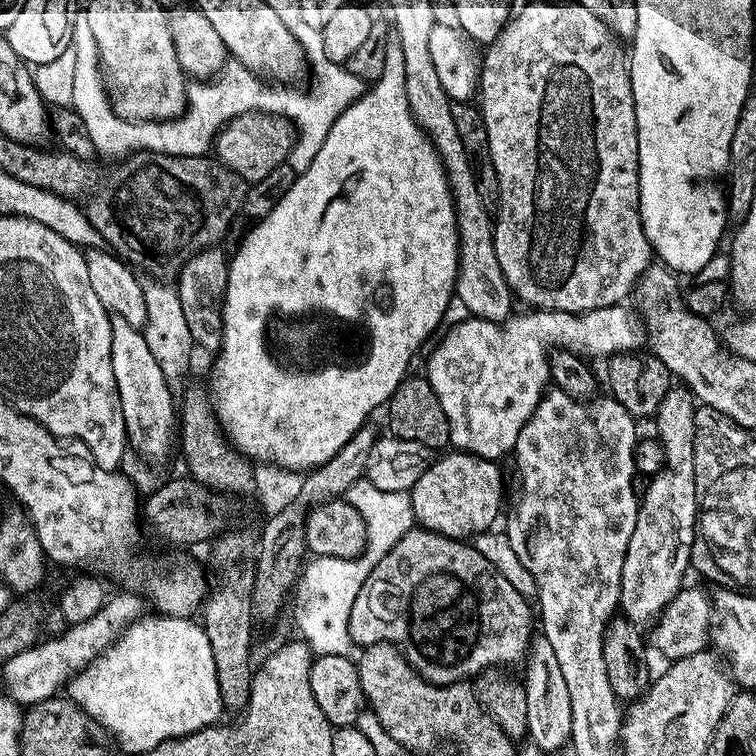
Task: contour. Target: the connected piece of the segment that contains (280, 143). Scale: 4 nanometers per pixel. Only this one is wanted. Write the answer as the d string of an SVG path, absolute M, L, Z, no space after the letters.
M248 112L234 117L215 135L214 156L249 185L257 184L270 170L285 163L296 143L297 130L286 117L264 112Z

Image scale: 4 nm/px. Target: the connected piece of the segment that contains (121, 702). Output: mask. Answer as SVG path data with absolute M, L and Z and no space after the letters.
M146 614L140 619L129 624L127 628L121 632L120 637L109 646L94 662L90 662L84 669L73 676L67 685L67 695L75 701L79 708L82 708L87 716L92 719L105 733L108 732L112 736L116 736L116 740L128 752L140 752L140 754L148 753L151 748L158 746L167 740L173 740L179 736L188 736L192 732L197 732L203 728L217 723L221 719L220 712L225 711L224 703L220 701L220 690L218 688L218 674L214 664L214 650L210 648L210 638L206 636L206 630L203 623L197 622L195 619L187 616L166 616L163 614Z

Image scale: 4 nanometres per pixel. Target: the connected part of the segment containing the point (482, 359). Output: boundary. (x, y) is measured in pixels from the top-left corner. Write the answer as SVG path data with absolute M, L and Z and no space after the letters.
M623 303L611 304L608 308L599 308L598 310L590 310L589 312L553 312L551 310L528 310L525 316L513 314L504 321L503 324L495 324L489 320L477 320L475 318L464 318L461 324L456 324L444 337L440 340L440 345L432 352L432 357L428 360L428 372L426 371L426 379L430 382L430 386L434 390L434 394L438 394L438 402L442 402L442 410L446 414L446 422L448 423L448 439L453 449L461 452L469 452L471 456L481 456L487 460L497 462L503 461L503 456L513 451L516 446L516 439L522 430L522 426L534 414L534 410L538 406L538 402L544 399L544 393L550 384L549 377L549 355L550 350L568 349L571 352L579 353L584 358L590 356L601 356L607 358L615 356L618 352L630 352L639 349L645 343L646 333L643 323L635 315L624 309Z

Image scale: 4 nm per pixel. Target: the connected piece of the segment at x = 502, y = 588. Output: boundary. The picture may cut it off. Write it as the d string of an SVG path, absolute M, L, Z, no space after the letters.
M416 526L397 542L397 545L382 558L382 562L378 563L378 566L374 566L370 570L369 577L366 578L365 585L359 590L357 598L354 599L353 609L350 610L349 636L353 645L356 646L395 644L398 651L406 658L406 662L410 662L410 666L423 680L429 680L431 684L441 686L458 684L471 681L480 673L487 672L489 668L508 666L504 664L516 664L519 660L521 663L527 657L528 643L532 641L534 635L534 629L532 629L534 608L533 605L531 608L528 604L531 603L525 596L518 594L518 590L514 590L514 586L510 586L510 582L506 582L506 578L502 578L502 574L498 574L495 566L486 562L486 558L482 558L482 554L478 554L478 550L471 543L460 538L443 536L437 532L428 532L425 528Z

